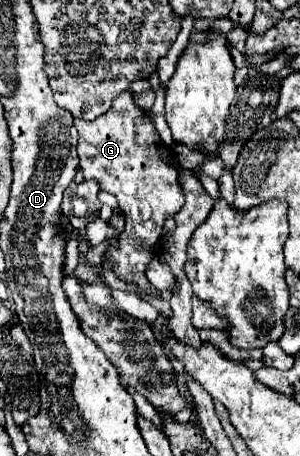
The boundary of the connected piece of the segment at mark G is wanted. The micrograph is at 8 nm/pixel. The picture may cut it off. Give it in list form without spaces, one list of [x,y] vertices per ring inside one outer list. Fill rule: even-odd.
[[[121,92],[115,98],[113,106],[105,114],[97,116],[97,120],[89,122],[77,118],[75,128],[79,132],[79,166],[85,178],[95,178],[101,190],[111,192],[119,200],[119,208],[125,218],[125,230],[119,240],[121,244],[107,248],[103,256],[103,266],[111,268],[125,284],[135,284],[137,292],[111,290],[111,296],[115,304],[127,314],[153,324],[153,320],[157,320],[159,316],[159,310],[151,308],[149,304],[139,308],[139,294],[145,292],[155,298],[161,296],[161,292],[149,284],[145,272],[151,258],[160,253],[155,250],[160,244],[163,222],[169,216],[175,216],[177,210],[181,210],[181,206],[185,204],[185,194],[177,182],[177,168],[175,164],[163,160],[163,156],[159,154],[157,144],[161,142],[161,138],[155,130],[155,124],[151,122],[149,114],[131,100],[129,92]],[[153,226],[159,226],[157,234],[153,234]]]

